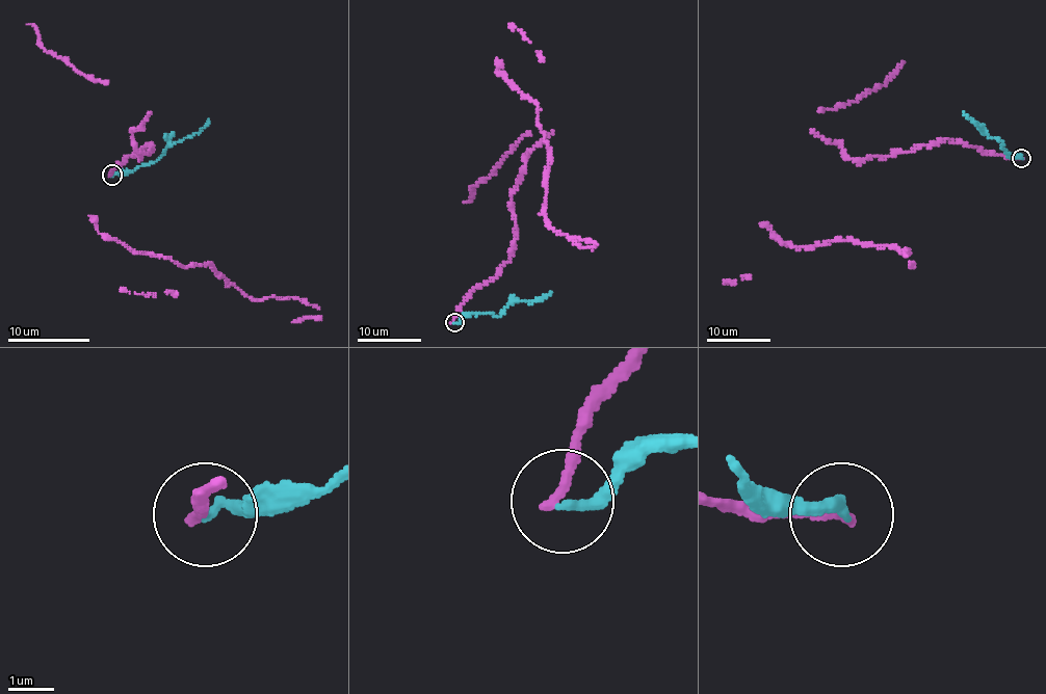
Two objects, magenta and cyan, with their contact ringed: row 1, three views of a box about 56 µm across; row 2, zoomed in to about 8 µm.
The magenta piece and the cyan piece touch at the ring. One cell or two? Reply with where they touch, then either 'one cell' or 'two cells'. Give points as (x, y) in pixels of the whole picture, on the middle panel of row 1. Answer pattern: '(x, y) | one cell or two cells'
(454, 322) | two cells

